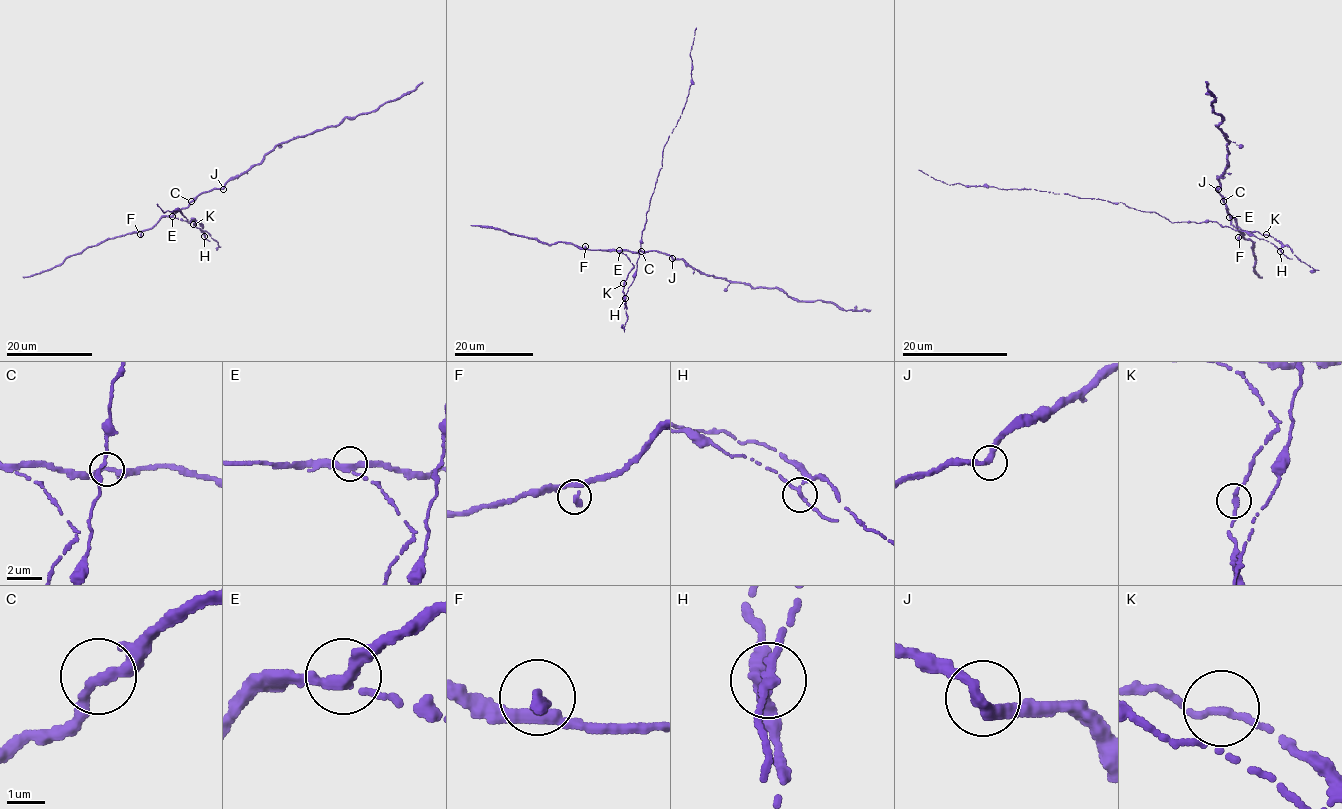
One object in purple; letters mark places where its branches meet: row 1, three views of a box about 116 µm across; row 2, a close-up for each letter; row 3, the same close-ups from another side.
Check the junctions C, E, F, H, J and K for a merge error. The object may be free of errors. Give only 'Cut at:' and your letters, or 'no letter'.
Cut at: H

